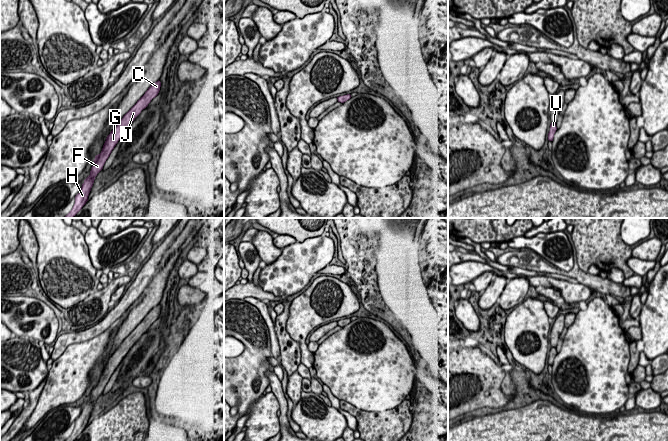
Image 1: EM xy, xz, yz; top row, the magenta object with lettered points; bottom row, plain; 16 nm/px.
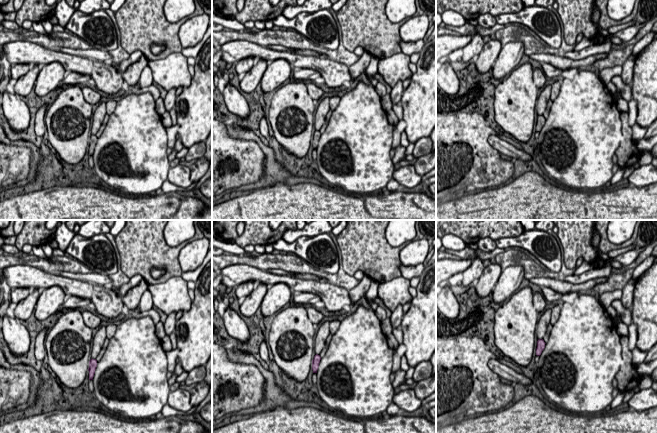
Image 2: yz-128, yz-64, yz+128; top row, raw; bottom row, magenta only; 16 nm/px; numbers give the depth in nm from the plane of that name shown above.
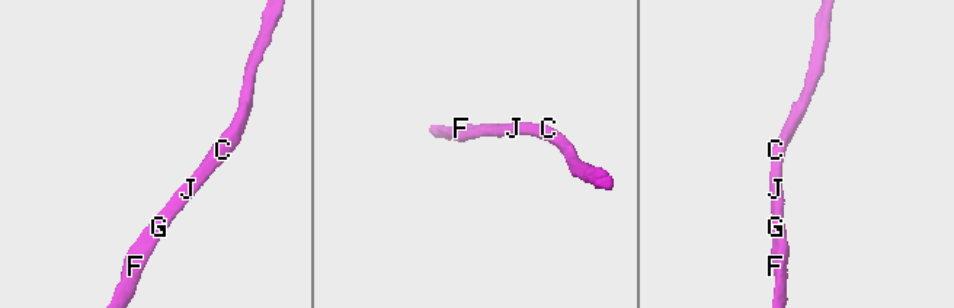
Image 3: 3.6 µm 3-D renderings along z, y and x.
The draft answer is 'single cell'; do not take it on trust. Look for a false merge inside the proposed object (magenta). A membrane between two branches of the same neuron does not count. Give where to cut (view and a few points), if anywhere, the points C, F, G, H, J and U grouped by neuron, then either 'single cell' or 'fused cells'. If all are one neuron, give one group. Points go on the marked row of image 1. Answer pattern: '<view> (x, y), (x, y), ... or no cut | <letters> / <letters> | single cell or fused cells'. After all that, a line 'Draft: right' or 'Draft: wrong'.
no cut | C F G H J U | single cell
Draft: right

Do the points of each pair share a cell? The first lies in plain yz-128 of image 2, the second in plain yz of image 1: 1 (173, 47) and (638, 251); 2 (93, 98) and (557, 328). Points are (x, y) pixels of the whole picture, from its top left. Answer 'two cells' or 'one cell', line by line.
1: two cells
2: two cells

